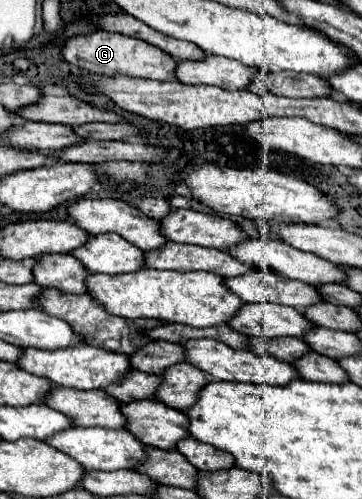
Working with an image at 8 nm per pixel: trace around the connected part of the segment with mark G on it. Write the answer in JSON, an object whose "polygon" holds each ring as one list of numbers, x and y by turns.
{"polygon":[[94,31,88,35,76,35,66,39,62,47,64,61,80,67,84,73,92,75,130,75,130,77,142,77,142,79,158,79,158,81,174,81,174,65,176,61,160,51,158,47,152,47,144,41,106,33,106,31]]}

